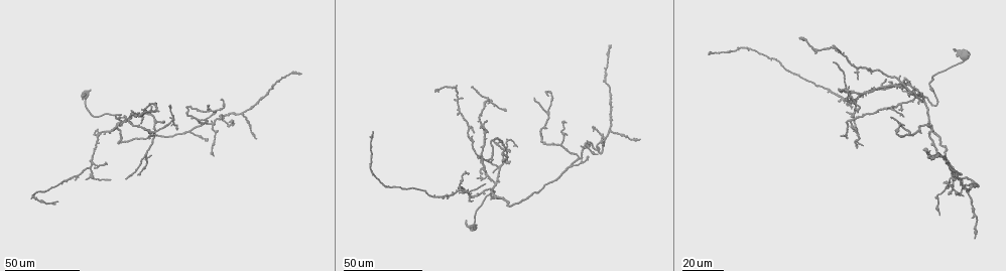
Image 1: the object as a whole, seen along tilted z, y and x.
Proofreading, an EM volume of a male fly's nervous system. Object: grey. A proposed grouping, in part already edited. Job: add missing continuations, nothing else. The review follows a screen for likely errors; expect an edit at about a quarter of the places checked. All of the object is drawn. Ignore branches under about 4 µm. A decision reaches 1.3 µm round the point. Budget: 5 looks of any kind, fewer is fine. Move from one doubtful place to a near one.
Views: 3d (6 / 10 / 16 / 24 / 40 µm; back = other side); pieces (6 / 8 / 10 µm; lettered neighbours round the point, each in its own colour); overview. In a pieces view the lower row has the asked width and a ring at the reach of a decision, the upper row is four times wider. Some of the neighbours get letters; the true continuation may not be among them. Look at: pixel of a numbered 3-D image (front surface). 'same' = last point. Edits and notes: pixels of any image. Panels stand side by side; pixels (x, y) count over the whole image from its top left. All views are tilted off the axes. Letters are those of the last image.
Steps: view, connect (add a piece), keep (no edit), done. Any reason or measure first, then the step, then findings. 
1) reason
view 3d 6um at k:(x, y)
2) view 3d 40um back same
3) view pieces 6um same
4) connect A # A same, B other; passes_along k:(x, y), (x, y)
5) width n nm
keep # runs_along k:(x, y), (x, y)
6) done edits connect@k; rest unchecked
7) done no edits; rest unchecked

long arm stops here
view 3d 40um at 1:(109, 180)

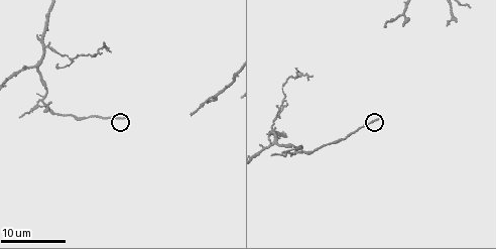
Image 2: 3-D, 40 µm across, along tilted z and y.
view pieces 10um at 2:(125, 118)

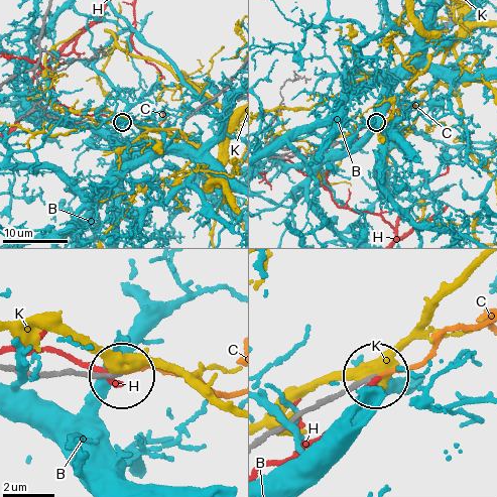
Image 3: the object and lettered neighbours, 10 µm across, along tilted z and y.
connect C # B other, C same, H other, K other; passes_along 3:(311, 408), (378, 373), (421, 361), (446, 334), (483, 322); it goes on there

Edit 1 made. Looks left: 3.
free end
view 3d 24um at 2:(296, 148)

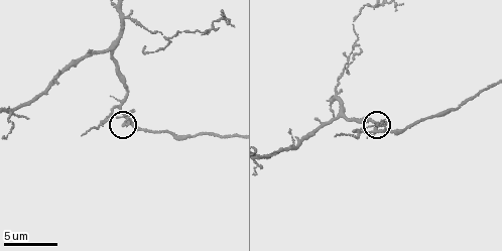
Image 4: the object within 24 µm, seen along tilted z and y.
what lies round it
view pieces 8um at 4:(124, 125)

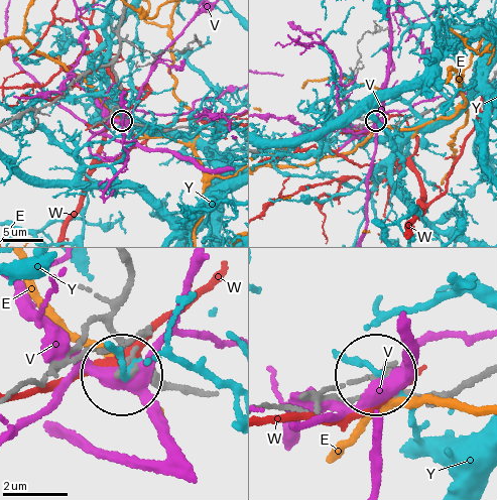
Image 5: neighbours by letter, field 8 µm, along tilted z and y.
keep # E other, V other, W other, Y other; runs_along 5:(127, 266), (114, 331), (131, 361), (122, 372); none of them fits

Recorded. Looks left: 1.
done edits connect@3; rest unchecked

